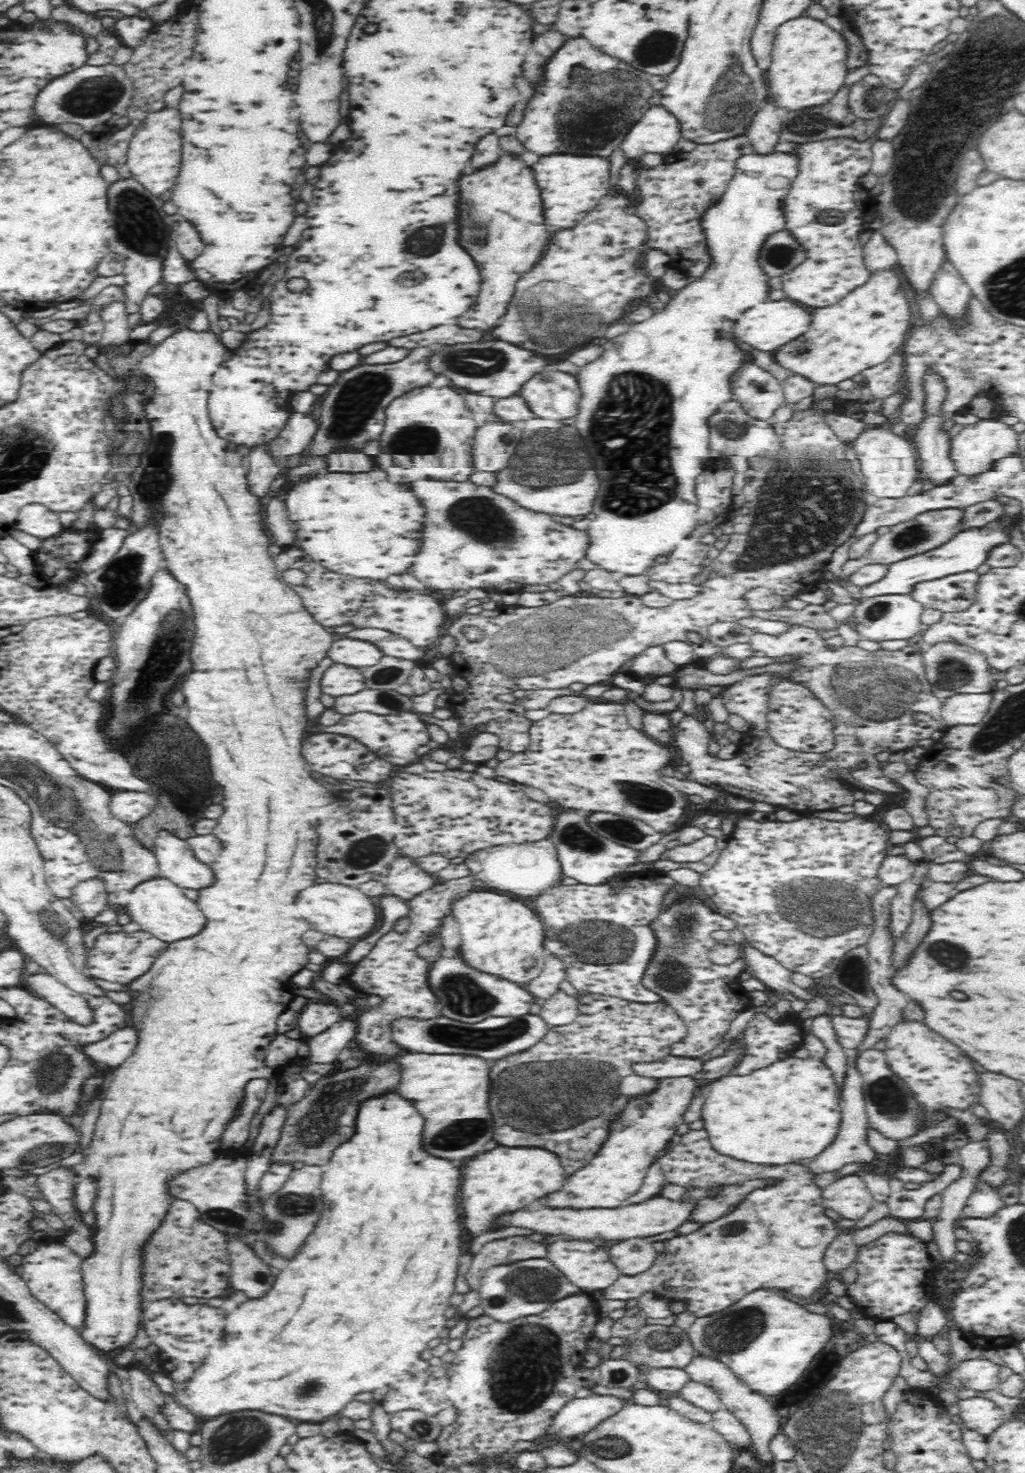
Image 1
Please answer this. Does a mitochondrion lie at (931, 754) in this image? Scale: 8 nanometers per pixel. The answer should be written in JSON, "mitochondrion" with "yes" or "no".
{"mitochondrion":"no"}

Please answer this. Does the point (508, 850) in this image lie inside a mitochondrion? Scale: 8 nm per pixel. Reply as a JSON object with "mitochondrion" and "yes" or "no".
{"mitochondrion":"no"}

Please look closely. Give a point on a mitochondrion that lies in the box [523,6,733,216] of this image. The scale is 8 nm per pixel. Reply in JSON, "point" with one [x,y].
{"point":[585,129]}

